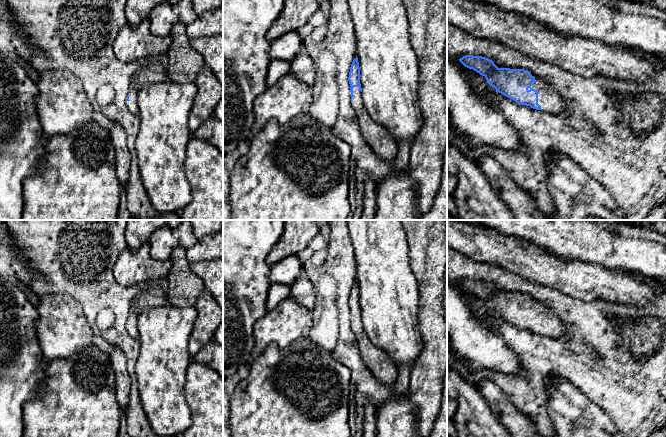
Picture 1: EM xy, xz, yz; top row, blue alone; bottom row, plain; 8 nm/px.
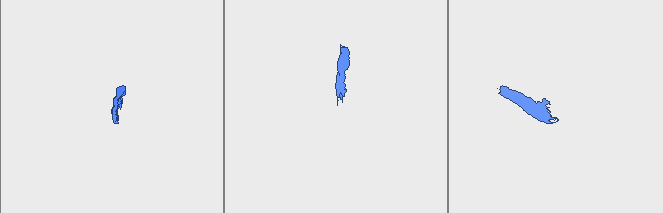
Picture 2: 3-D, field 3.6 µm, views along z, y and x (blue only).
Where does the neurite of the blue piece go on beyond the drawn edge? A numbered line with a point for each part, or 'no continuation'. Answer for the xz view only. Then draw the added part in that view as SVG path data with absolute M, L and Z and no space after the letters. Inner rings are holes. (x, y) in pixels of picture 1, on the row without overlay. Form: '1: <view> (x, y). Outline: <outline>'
1: xz (375, 359). Outline: M359 311L353 312L352 331L365 366L378 382L394 391L397 385L398 367L387 357L384 350L374 345L368 338Z

